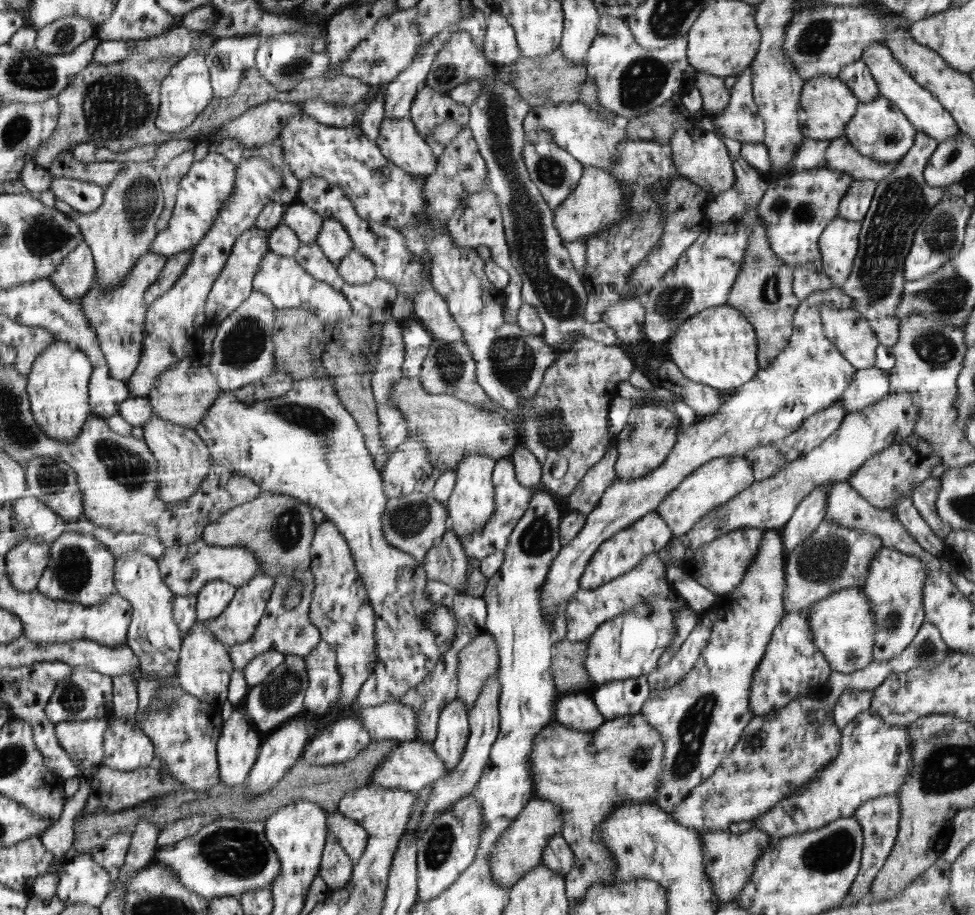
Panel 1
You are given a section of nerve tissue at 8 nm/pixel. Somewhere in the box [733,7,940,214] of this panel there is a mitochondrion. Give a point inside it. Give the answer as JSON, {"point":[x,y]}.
{"point":[817,36]}

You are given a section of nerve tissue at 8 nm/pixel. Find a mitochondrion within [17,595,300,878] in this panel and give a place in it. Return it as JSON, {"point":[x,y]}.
{"point":[72,697]}

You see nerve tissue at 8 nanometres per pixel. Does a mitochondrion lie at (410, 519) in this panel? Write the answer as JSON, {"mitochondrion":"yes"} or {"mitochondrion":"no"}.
{"mitochondrion":"yes"}

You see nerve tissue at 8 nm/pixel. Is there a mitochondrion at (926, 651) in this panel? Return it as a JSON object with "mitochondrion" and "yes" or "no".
{"mitochondrion":"yes"}

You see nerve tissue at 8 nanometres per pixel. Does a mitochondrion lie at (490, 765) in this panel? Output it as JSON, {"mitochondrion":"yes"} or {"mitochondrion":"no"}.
{"mitochondrion":"no"}

